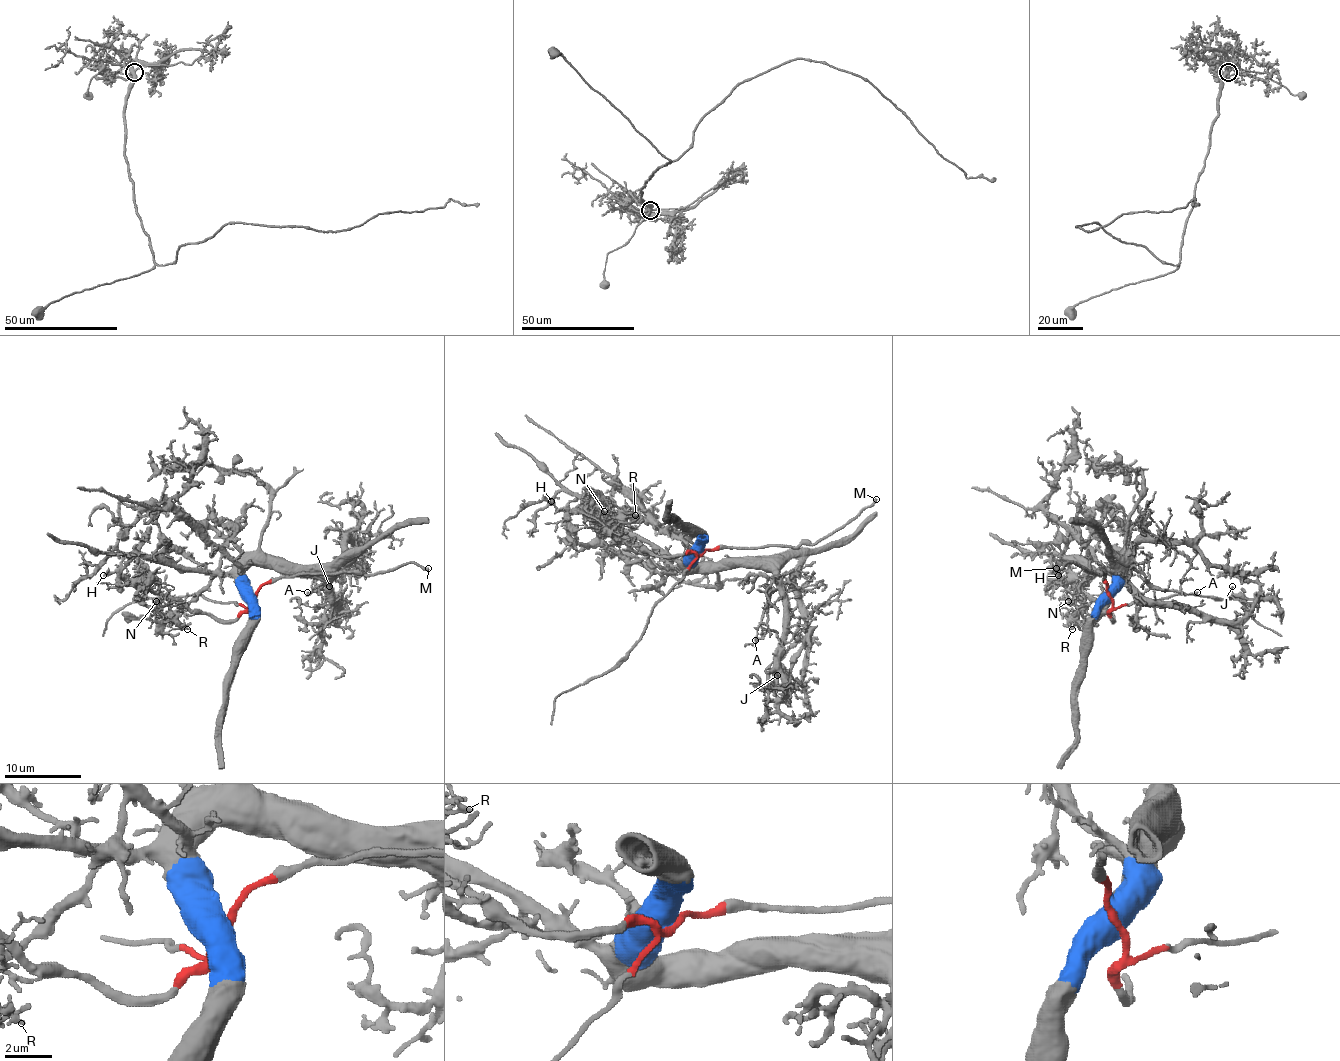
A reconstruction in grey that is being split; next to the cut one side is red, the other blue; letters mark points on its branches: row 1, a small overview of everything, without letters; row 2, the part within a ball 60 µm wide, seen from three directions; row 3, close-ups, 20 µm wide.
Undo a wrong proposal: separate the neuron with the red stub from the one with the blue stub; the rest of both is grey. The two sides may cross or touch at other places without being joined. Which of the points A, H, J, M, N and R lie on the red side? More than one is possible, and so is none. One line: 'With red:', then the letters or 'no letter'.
With red: M, N, R

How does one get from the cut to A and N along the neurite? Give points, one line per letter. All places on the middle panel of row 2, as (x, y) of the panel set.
A: (701, 552), (693, 560), (697, 564), (718, 564), (728, 558), (796, 558), (798, 571), (768, 600), (754, 640)
N: (701, 554), (686, 552), (682, 556), (663, 556), (642, 550), (619, 533), (619, 522), (603, 510)

